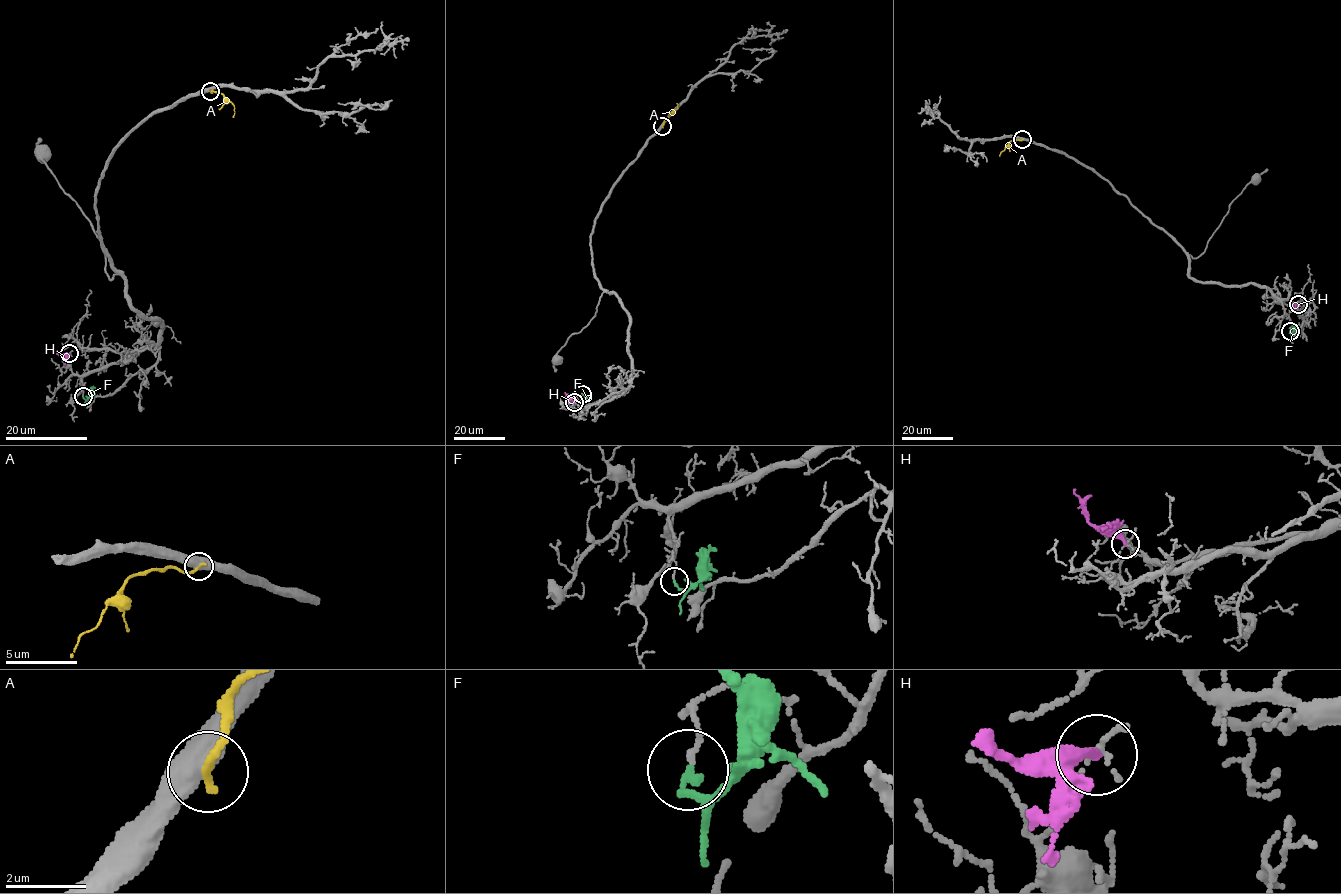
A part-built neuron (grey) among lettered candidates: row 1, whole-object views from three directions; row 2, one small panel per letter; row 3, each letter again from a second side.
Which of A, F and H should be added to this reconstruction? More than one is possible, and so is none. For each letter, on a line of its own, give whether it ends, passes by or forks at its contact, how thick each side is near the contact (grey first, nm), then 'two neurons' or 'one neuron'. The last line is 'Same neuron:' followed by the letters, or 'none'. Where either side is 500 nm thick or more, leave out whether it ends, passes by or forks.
A: 550 nm thick on the grey side, 240 nm on the other; two neurons
F: it ends there; 130 nm thick on the grey side, 200 nm on the other; two neurons
H: it ends there; 110 nm thick on the grey side, 280 nm on the other; two neurons
Same neuron: none

